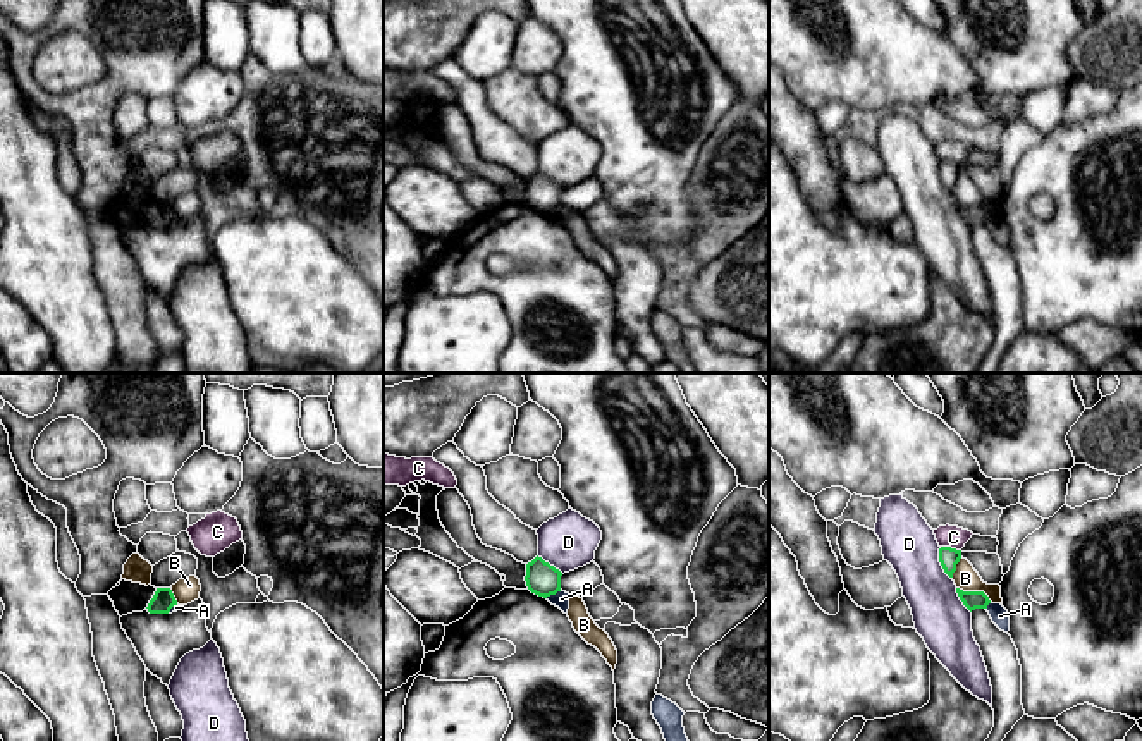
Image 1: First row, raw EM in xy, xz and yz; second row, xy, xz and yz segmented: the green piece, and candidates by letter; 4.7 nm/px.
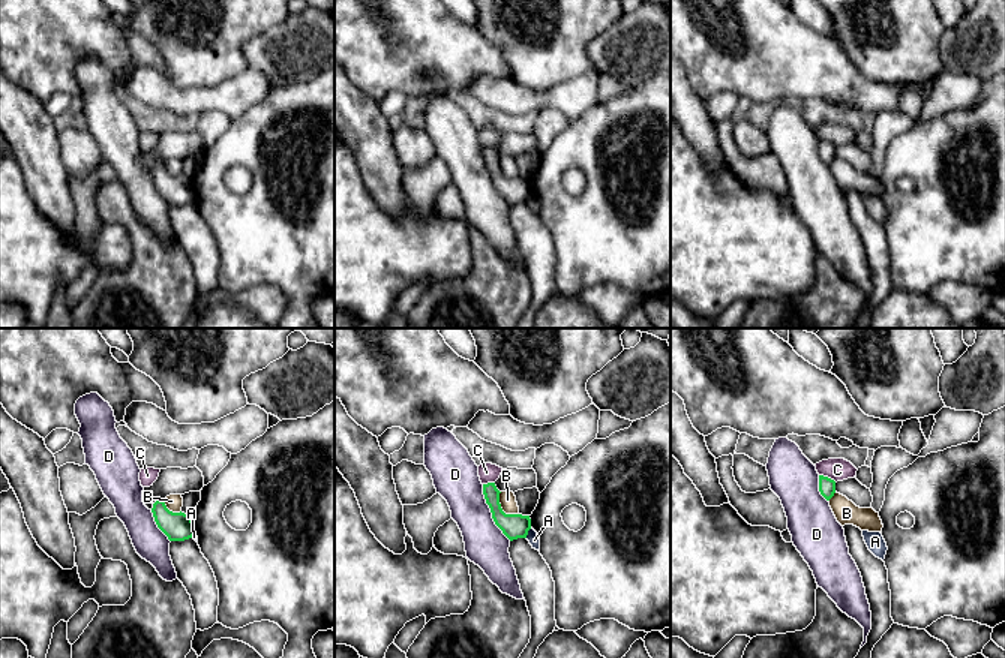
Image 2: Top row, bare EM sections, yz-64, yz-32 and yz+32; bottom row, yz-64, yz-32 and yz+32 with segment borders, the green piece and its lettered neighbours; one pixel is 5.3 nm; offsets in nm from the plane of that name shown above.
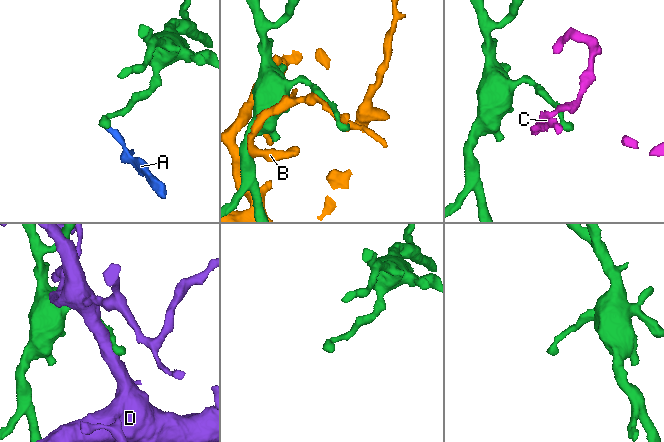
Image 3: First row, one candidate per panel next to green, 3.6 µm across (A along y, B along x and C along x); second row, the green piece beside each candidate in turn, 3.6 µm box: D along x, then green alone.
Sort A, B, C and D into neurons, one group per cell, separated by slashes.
A / B / C / D

